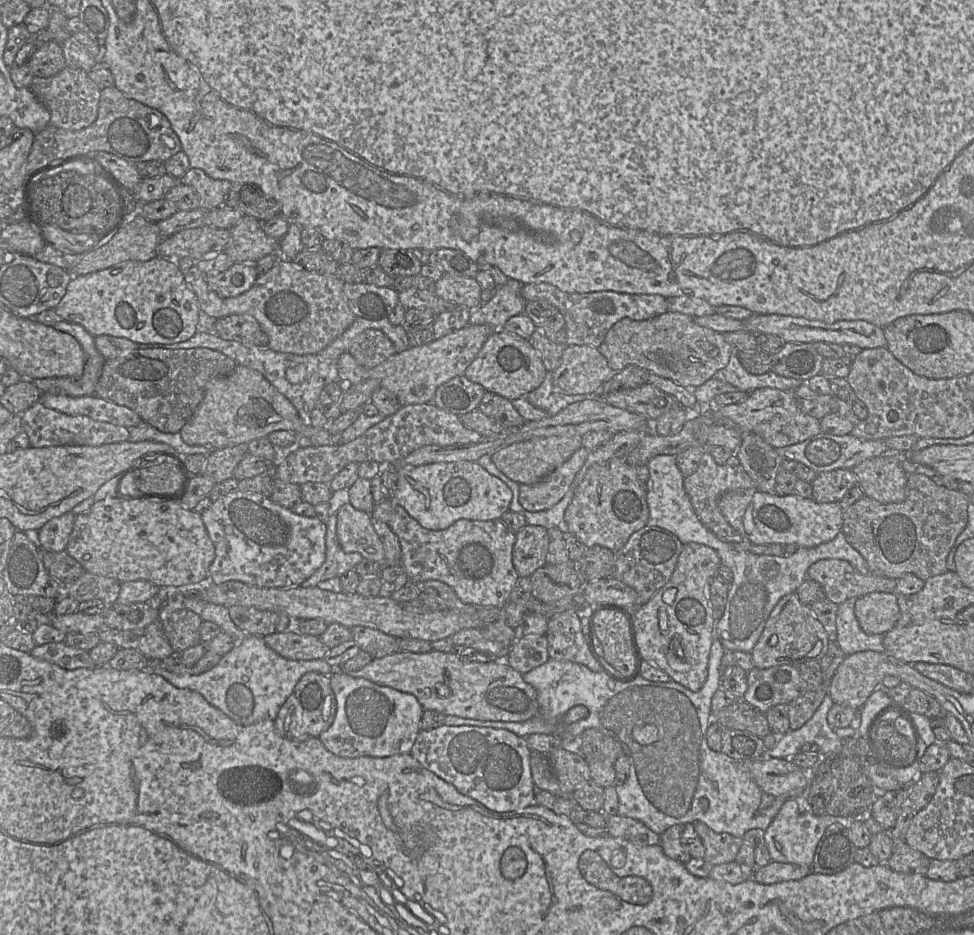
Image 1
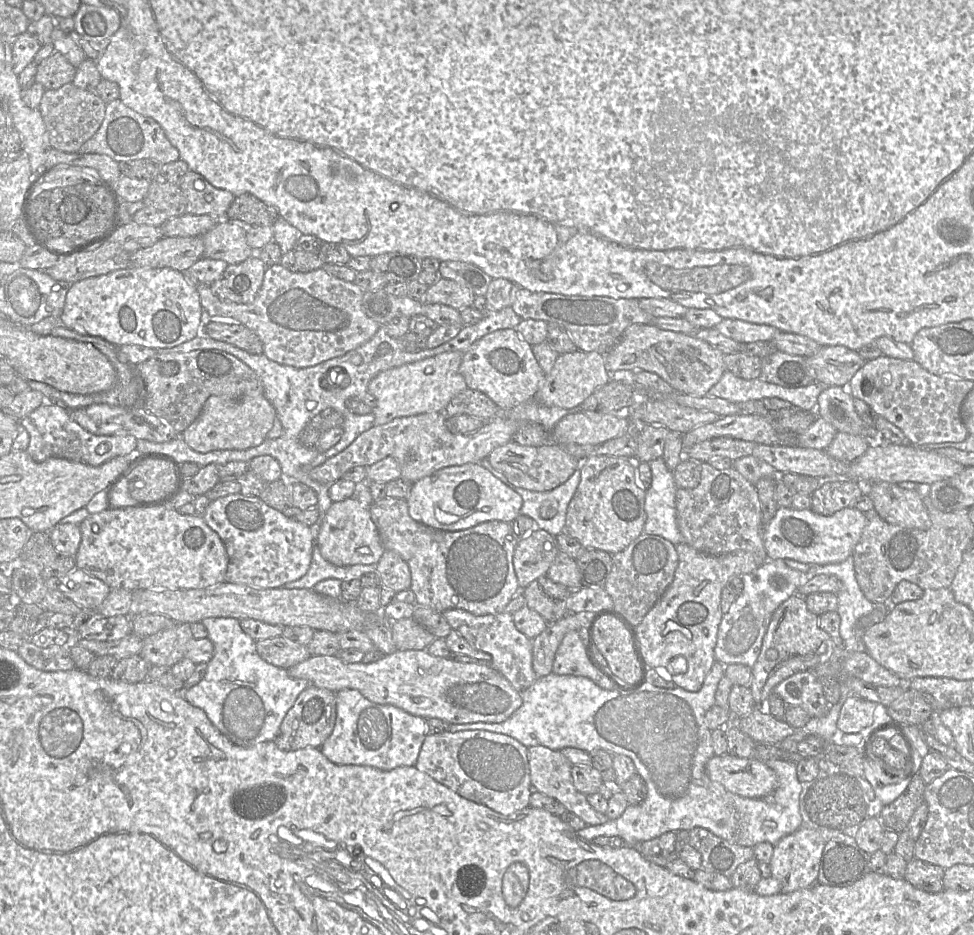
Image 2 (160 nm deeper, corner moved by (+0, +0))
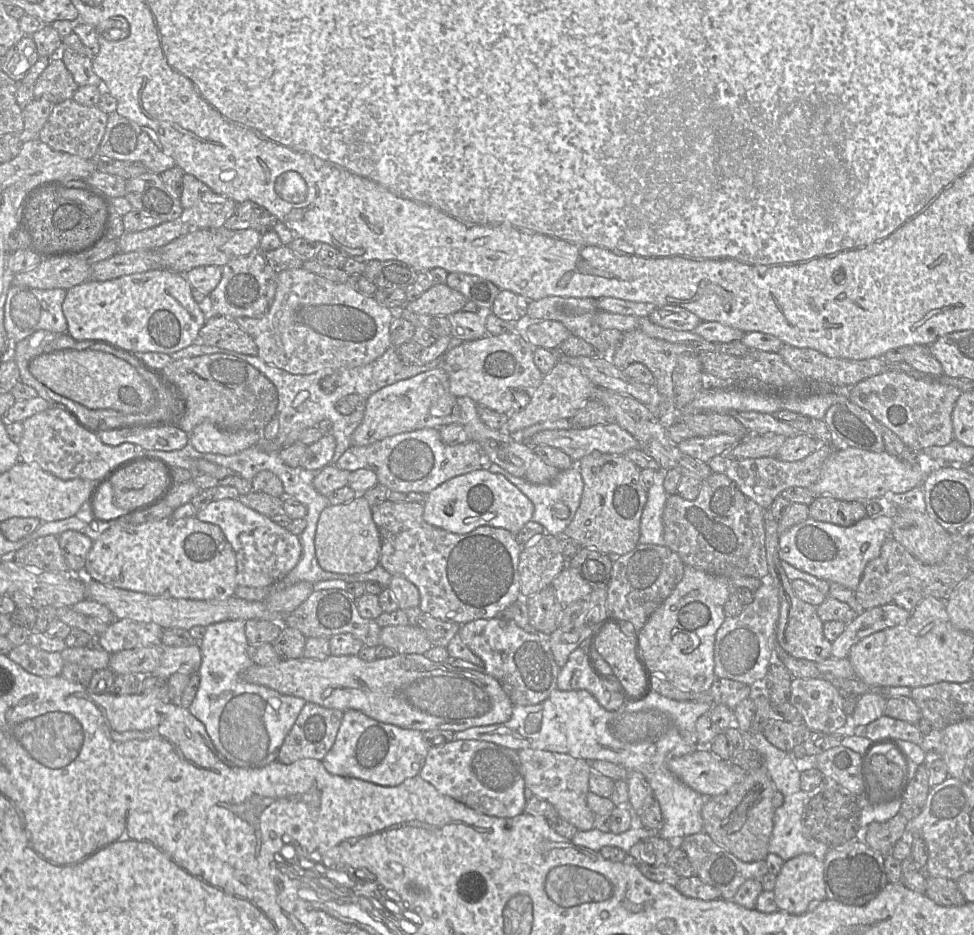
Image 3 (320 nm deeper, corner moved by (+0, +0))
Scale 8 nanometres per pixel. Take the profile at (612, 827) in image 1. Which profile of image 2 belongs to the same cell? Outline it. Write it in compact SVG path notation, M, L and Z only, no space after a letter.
M536 745L528 747L528 762L530 768L530 780L532 791L541 792L550 796L575 815L580 817L587 825L600 825L608 821L605 814L597 812L586 799L586 795L580 793L574 786L571 769L573 764L560 752L546 746Z

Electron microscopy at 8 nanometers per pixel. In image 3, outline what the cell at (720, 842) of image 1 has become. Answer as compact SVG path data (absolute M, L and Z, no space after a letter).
M700 832L688 835L678 841L679 847L685 851L690 863L698 876L704 883L717 889L721 898L732 900L739 887L747 880L761 881L768 871L765 860L744 862L718 845L707 833Z

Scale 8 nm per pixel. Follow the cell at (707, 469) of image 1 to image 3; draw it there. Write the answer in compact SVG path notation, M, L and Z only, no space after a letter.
M712 473L702 481L699 495L692 501L684 499L678 493L668 496L662 519L665 546L678 554L685 565L726 579L753 577L762 582L769 581L765 509L744 495L725 473Z

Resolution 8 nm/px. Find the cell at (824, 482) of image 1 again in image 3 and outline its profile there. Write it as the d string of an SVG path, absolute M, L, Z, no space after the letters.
M822 495L809 506L809 518L849 527L867 516L865 502L845 501Z

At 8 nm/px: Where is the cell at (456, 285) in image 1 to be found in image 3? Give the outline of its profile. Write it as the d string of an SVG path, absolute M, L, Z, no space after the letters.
M446 283L434 284L413 302L407 302L404 308L419 314L448 316L461 311L467 298Z

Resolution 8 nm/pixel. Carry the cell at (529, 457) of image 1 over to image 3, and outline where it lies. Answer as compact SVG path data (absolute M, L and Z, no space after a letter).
M442 367L419 373L374 392L367 399L364 417L351 436L351 446L366 446L396 434L424 428L439 429L448 424L461 425L469 439L477 442L492 463L533 484L553 482L560 470L547 464L526 442L517 442L505 430L492 430L480 419L477 404L469 397L456 397L449 389L449 378Z

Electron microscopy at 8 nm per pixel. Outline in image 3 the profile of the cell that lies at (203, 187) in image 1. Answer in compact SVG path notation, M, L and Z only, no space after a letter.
M184 174L180 196L182 214L179 220L192 229L221 229L237 203L214 193L190 174Z

